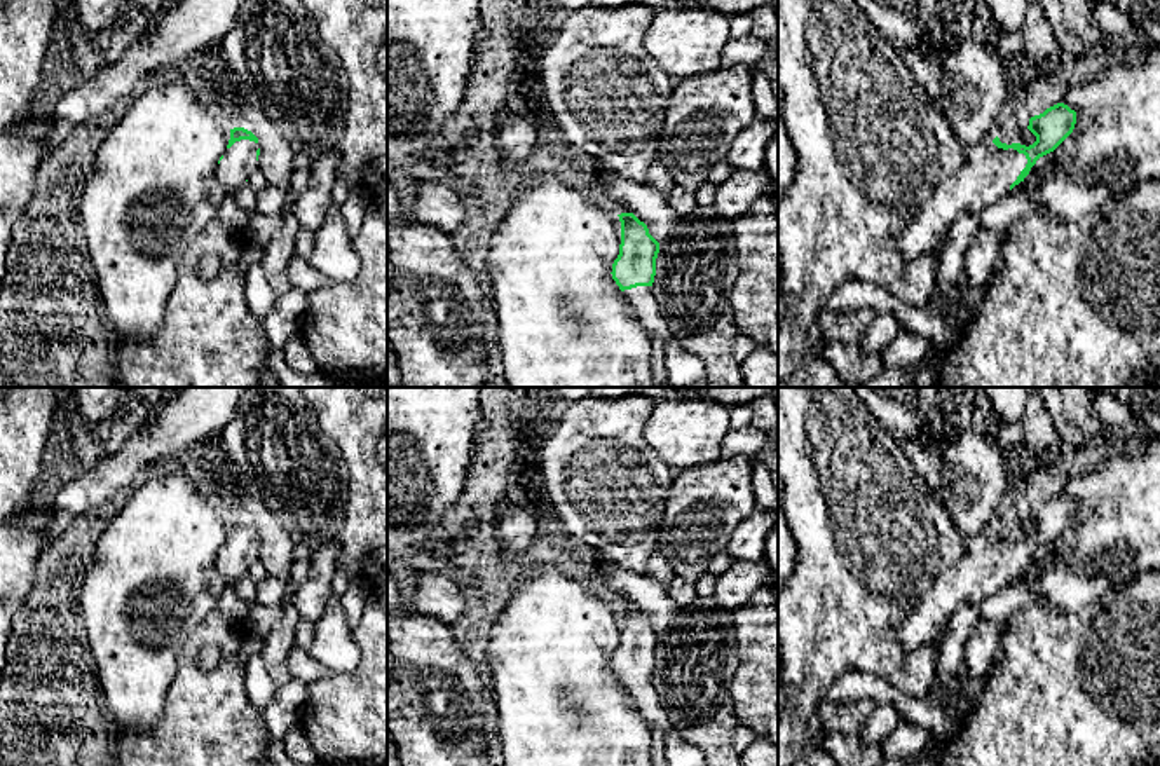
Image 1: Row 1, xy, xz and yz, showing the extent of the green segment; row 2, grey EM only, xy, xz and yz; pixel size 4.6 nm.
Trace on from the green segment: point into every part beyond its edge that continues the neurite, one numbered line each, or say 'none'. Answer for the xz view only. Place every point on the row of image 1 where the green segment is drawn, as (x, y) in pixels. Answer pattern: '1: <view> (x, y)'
1: xz (641, 299)

